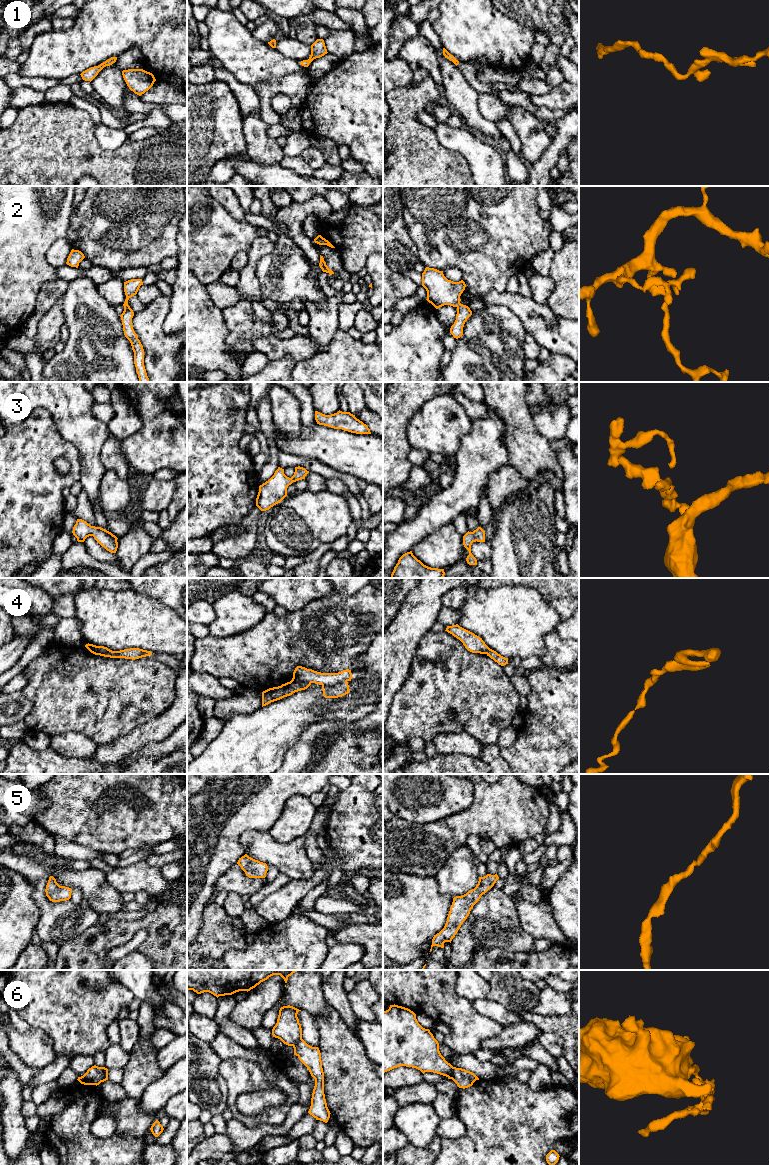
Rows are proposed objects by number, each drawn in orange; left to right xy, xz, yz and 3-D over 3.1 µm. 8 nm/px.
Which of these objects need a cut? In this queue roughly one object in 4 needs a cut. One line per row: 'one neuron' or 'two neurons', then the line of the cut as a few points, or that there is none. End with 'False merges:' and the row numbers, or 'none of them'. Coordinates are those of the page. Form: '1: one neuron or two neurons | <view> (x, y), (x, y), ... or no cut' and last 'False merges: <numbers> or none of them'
1: one neuron | no cut
2: one neuron | no cut
3: one neuron | no cut
4: one neuron | no cut
5: one neuron | no cut
6: two neurons | xy (104, 1067), (100, 1081)
False merges: 6

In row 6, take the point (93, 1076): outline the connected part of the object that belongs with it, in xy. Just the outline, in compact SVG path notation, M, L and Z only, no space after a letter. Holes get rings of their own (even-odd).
M96 1065L92 1066L87 1070L87 1072L78 1077L78 1081L84 1085L99 1085L101 1083L103 1071L105 1067L98 1067Z

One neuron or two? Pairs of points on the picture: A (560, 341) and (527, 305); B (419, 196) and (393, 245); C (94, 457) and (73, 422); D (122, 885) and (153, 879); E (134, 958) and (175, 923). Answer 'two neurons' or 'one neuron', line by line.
A: one neuron
B: two neurons
C: one neuron
D: one neuron
E: two neurons

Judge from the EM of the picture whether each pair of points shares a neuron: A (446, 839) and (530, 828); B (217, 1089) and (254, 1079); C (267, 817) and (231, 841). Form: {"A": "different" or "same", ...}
{"A": "same", "B": "different", "C": "same"}

